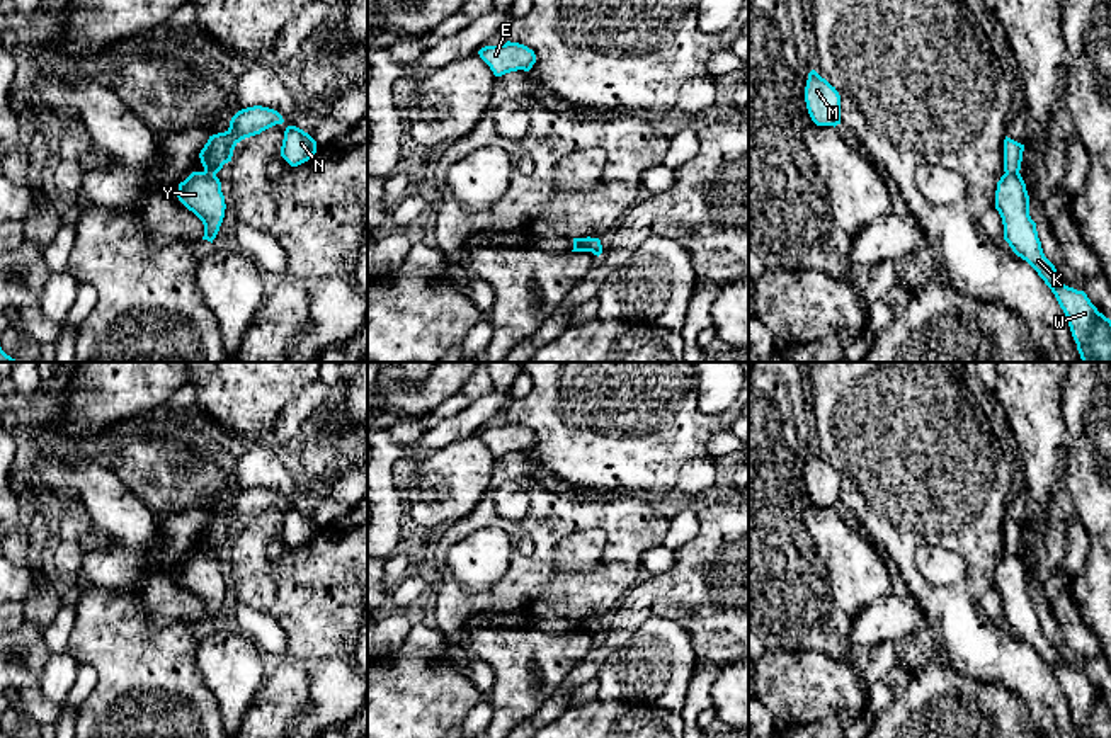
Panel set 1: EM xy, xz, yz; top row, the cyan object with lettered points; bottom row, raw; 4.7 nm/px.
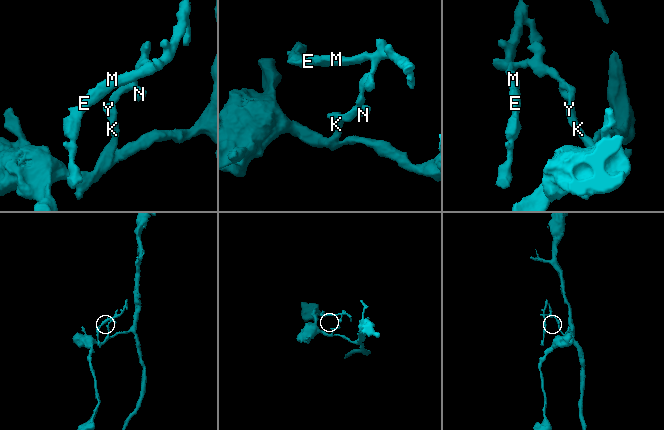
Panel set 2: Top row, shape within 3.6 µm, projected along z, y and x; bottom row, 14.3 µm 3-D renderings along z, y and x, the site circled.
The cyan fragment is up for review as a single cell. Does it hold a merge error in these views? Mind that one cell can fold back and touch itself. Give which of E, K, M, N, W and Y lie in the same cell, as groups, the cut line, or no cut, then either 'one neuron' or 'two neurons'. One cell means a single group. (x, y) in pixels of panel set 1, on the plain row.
groups E M N / K W Y; cut xz (592, 619), (587, 631); two neurons

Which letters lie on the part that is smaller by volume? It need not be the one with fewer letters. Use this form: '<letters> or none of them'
E, M, N

